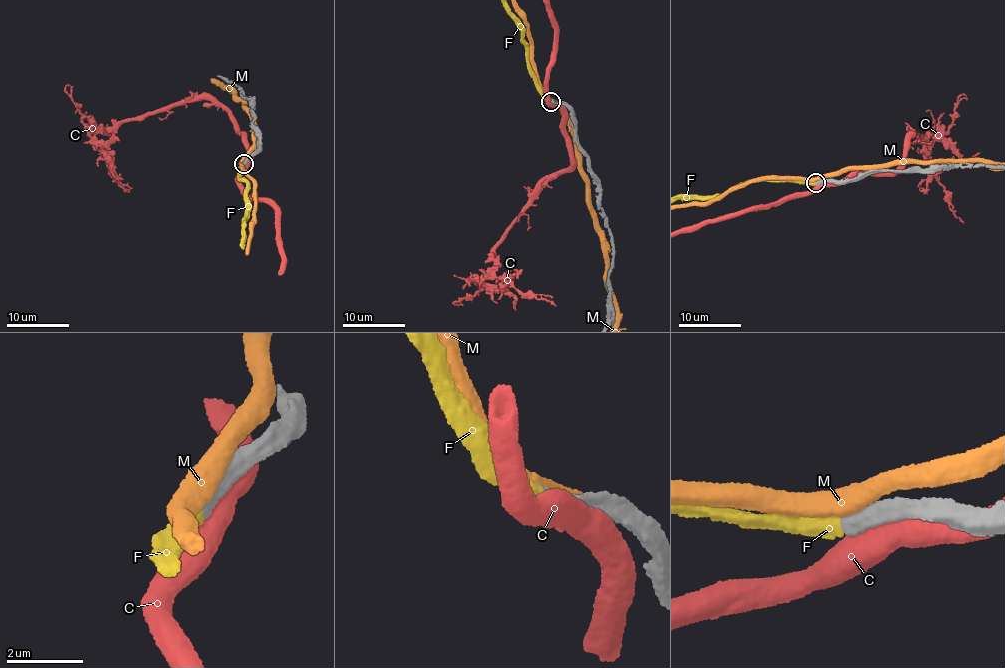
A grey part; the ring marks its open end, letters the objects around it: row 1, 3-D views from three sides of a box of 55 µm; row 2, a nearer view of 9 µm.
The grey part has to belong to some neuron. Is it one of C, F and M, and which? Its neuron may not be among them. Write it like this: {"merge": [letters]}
{"merge": ["F"]}

